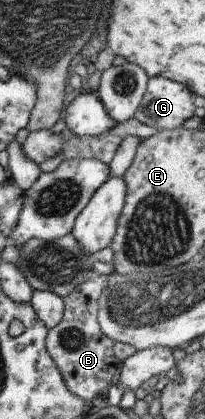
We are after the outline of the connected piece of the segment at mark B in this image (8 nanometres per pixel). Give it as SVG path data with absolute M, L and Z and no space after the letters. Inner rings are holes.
M92 275L82 284L75 286L72 293L62 298L64 305L62 318L59 323L46 333L44 341L48 356L53 360L56 370L61 374L65 387L79 399L89 402L98 394L107 392L119 377L121 362L113 356L114 341L104 336L97 323L98 301L101 292L106 288L108 276Z

